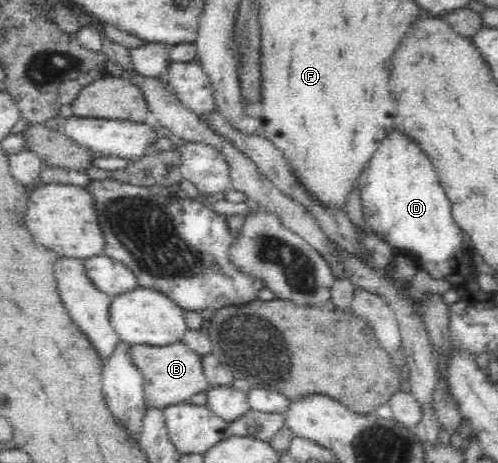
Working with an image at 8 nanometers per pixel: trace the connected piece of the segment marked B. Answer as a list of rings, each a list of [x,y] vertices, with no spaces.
[[[180,342],[161,347],[131,344],[129,356],[143,376],[146,407],[163,409],[170,405],[189,402],[192,395],[205,391],[209,386],[203,371],[201,356]]]

